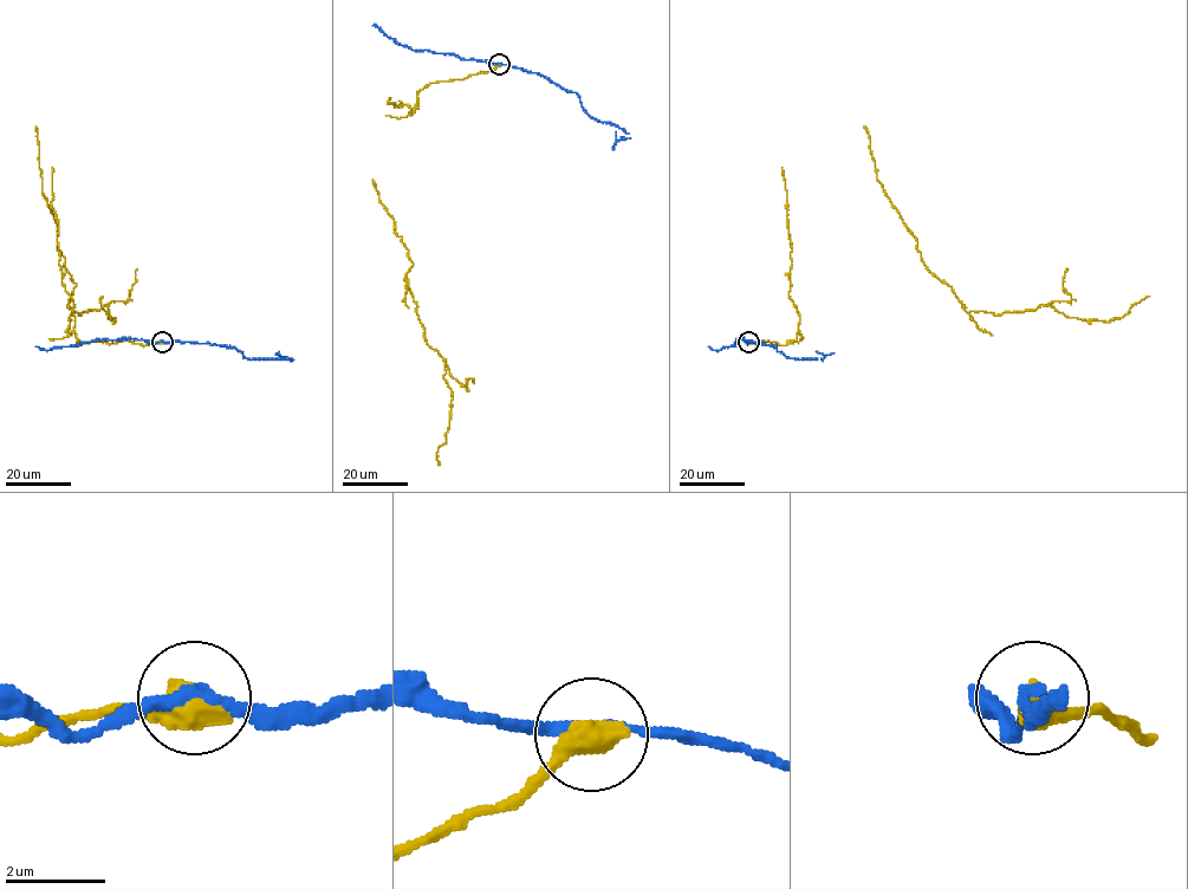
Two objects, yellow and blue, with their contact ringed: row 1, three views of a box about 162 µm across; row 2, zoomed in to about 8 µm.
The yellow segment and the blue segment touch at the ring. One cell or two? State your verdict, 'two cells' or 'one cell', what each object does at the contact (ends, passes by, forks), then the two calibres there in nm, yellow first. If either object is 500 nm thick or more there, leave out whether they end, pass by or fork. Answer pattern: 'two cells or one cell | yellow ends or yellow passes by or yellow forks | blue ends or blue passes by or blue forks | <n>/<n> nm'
two cells | 650/280 nm

